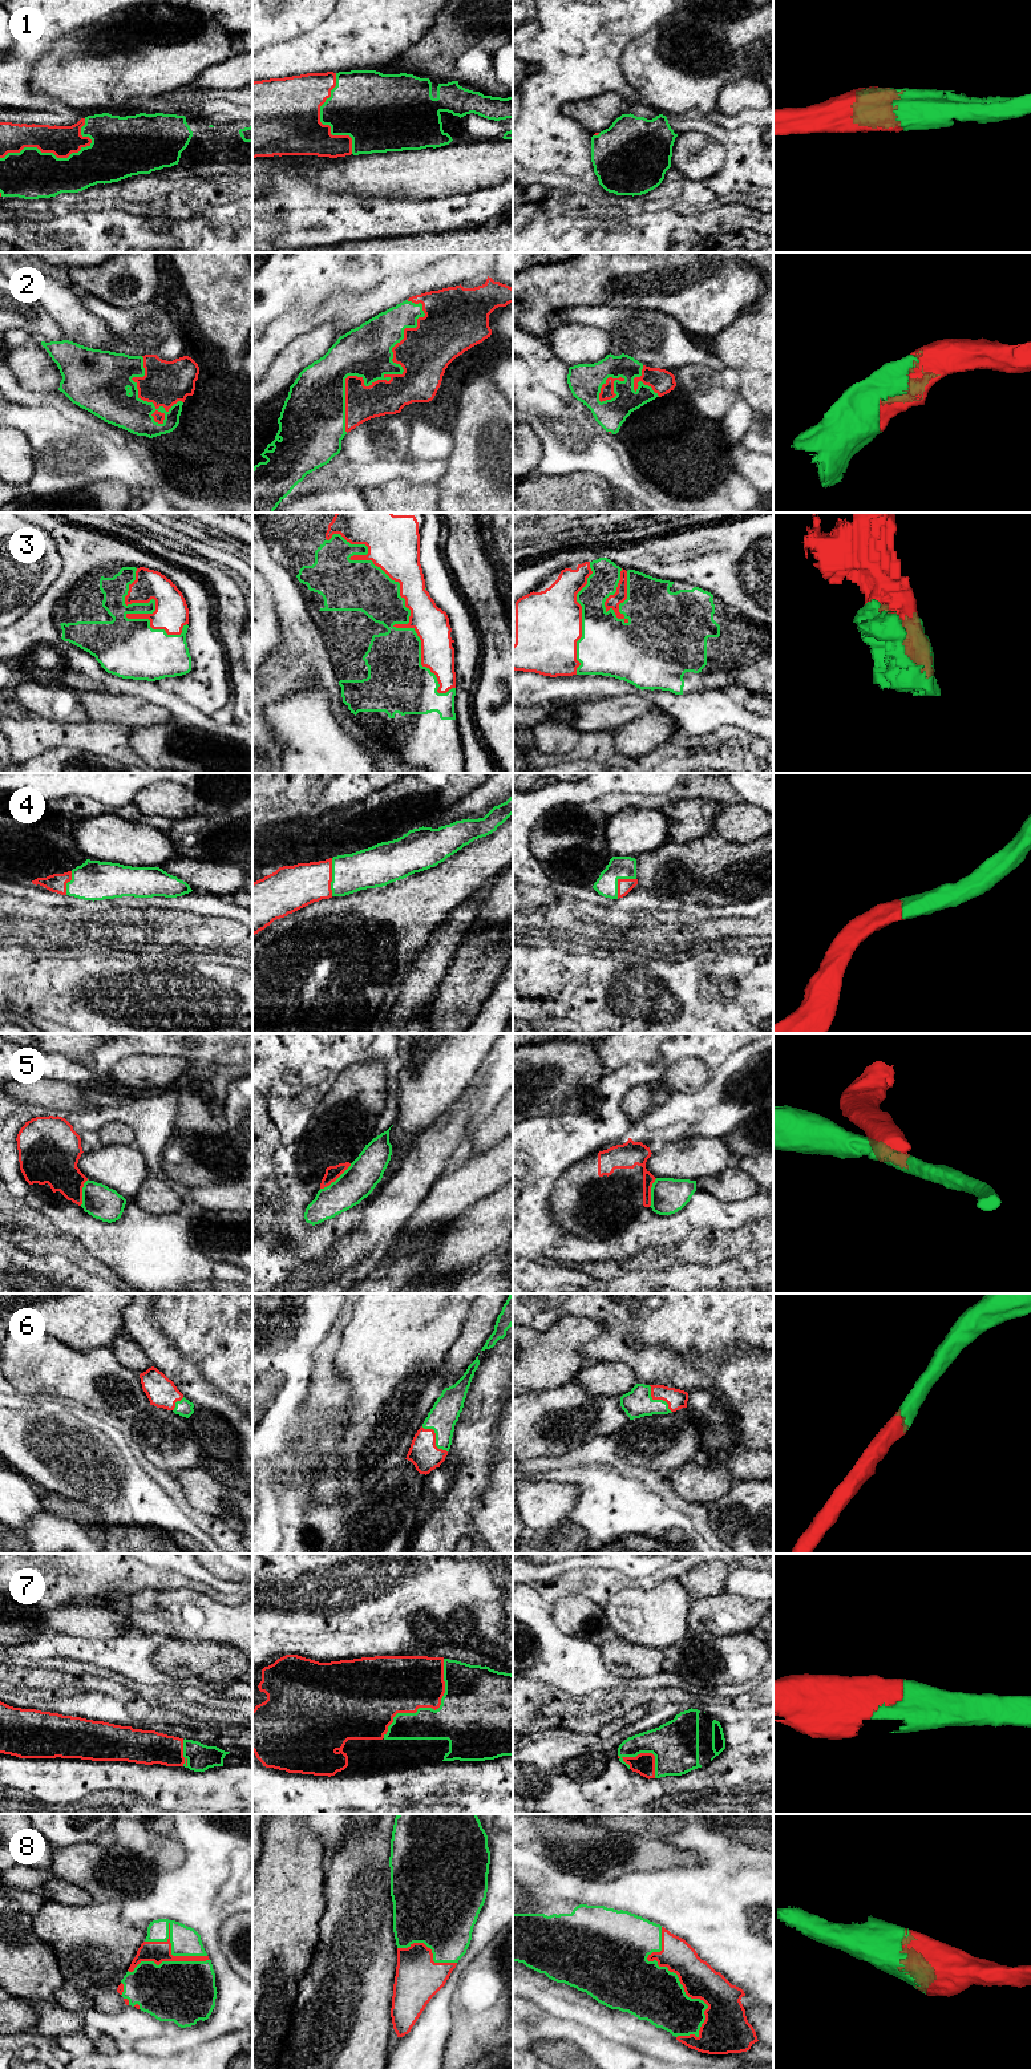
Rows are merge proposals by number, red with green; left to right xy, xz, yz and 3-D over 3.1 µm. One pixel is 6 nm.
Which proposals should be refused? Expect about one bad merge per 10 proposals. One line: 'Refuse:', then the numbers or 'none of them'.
Refuse: 5

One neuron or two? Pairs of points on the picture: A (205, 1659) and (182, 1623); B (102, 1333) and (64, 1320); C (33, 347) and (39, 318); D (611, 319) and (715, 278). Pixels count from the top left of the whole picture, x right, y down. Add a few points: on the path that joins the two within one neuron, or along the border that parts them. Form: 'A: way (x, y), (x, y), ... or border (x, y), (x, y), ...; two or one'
A: border (172, 1638), (223, 1643); two
B: way (93, 1324), (89, 1320), (73, 1320); one
C: border (29, 336), (41, 340); two
D: border (606, 304), (650, 308), (667, 315); two

